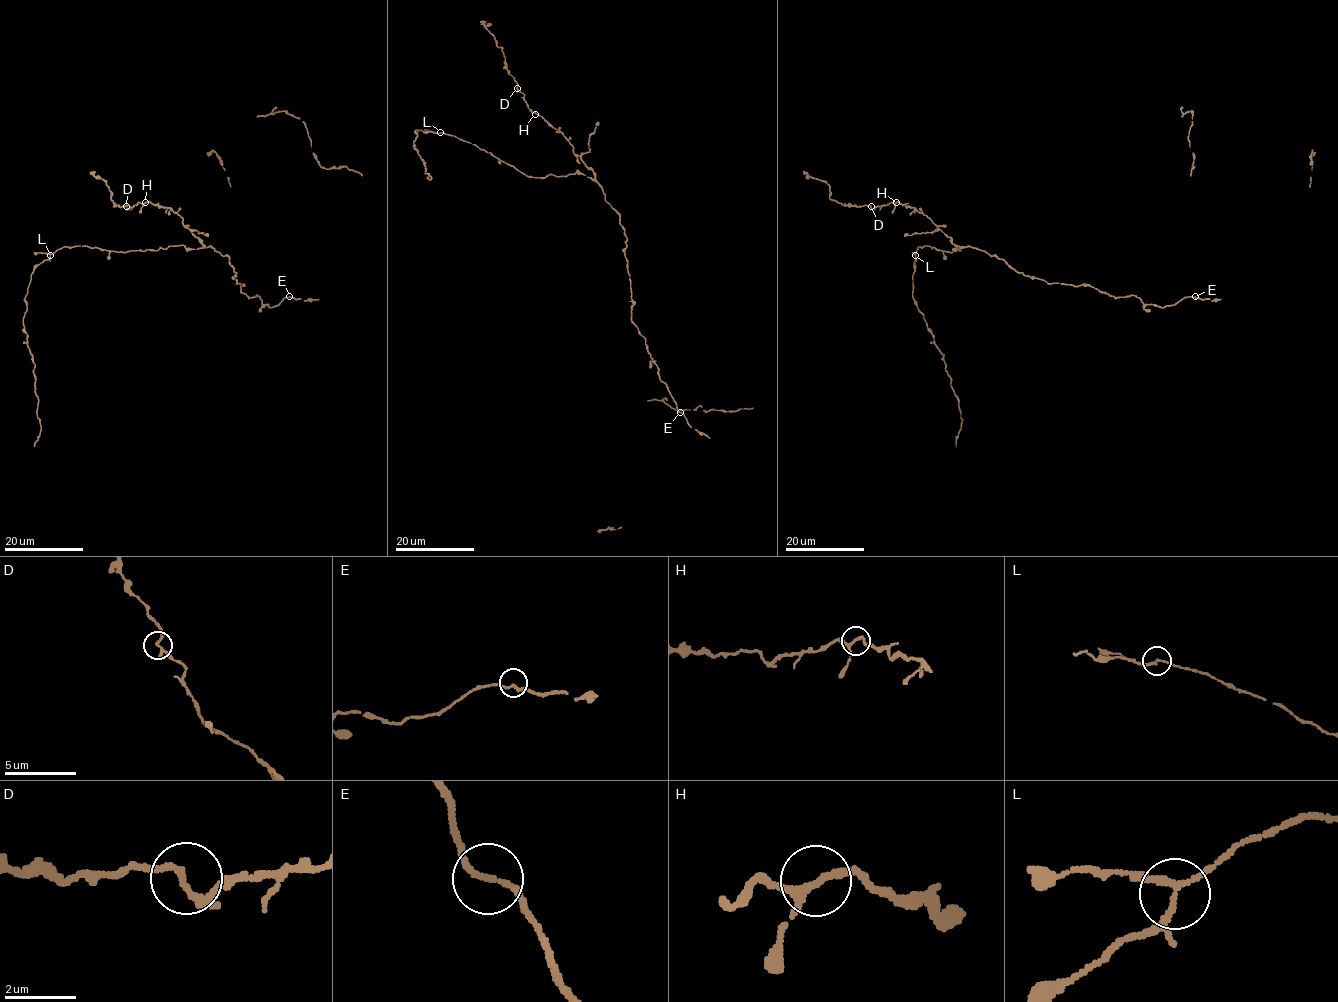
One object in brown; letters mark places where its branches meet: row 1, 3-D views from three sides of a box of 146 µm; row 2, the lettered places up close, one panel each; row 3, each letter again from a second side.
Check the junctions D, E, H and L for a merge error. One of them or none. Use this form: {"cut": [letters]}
{"cut": ["L"]}

